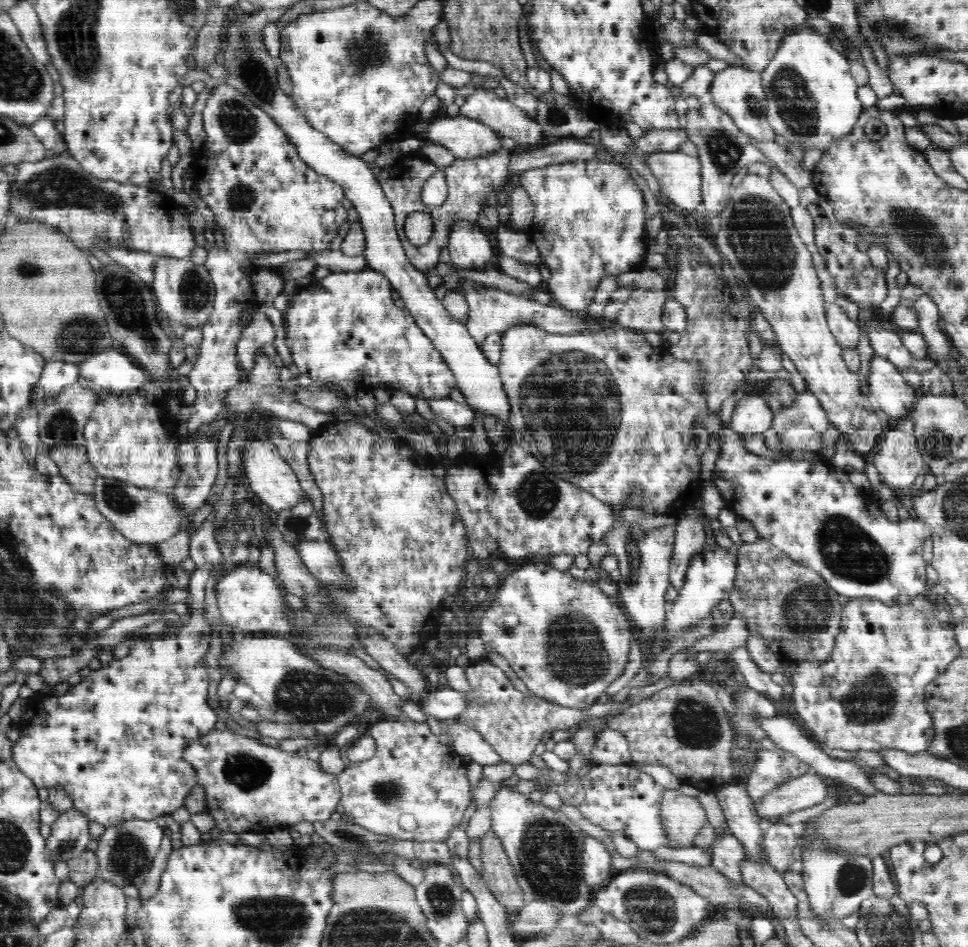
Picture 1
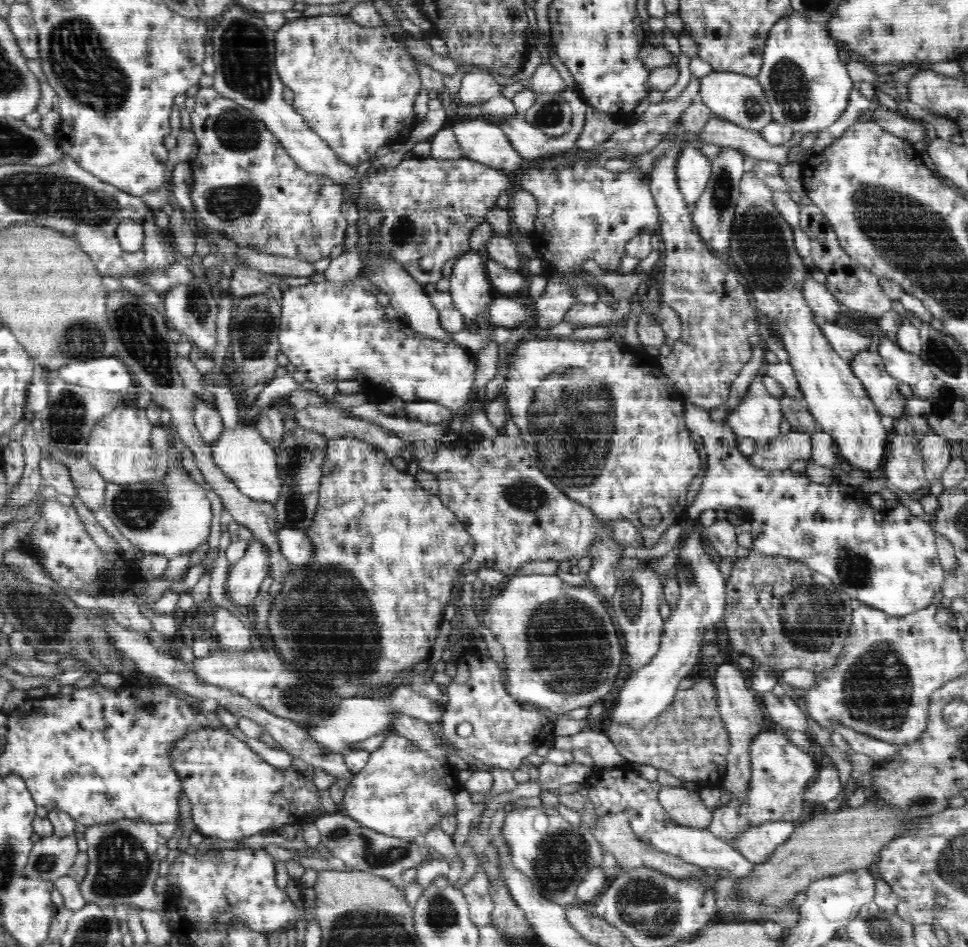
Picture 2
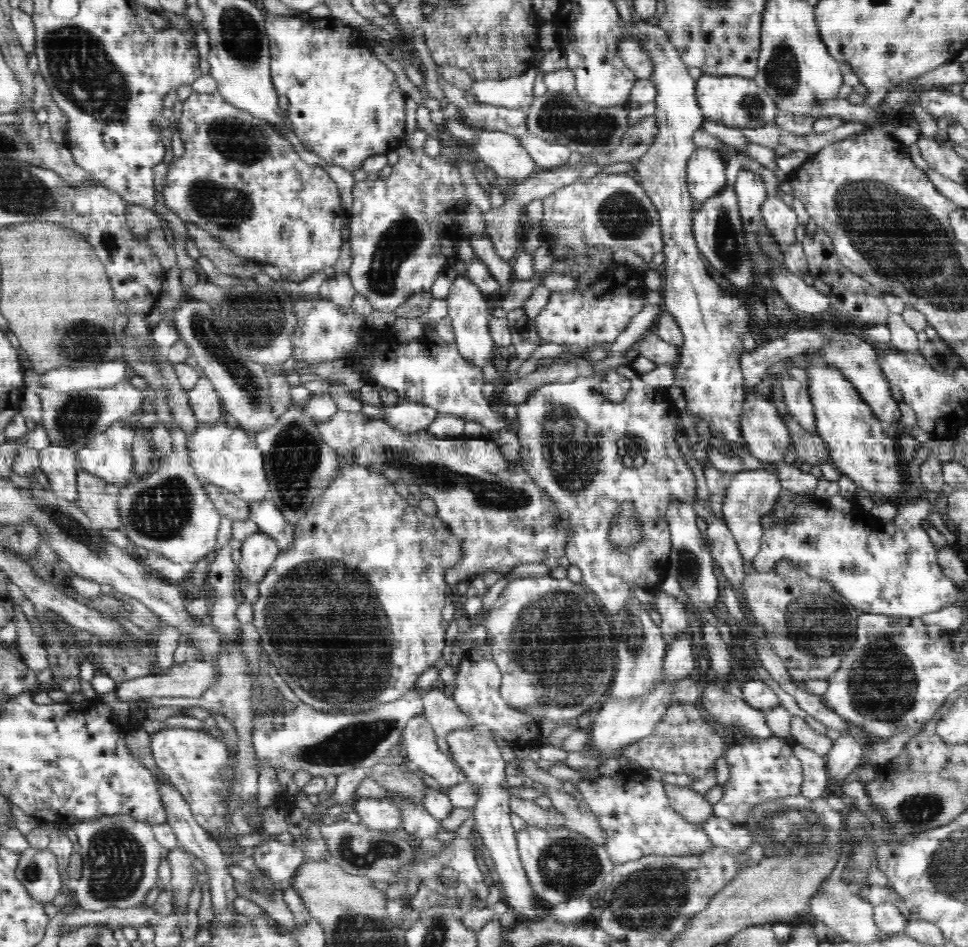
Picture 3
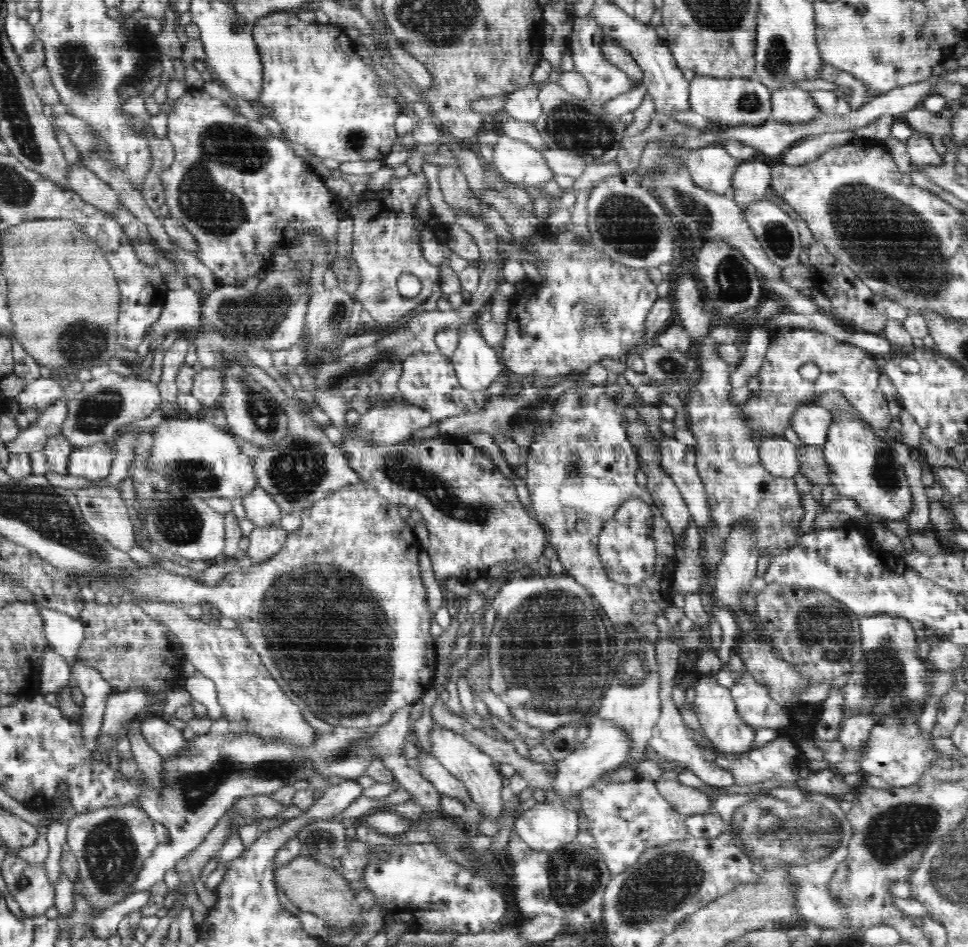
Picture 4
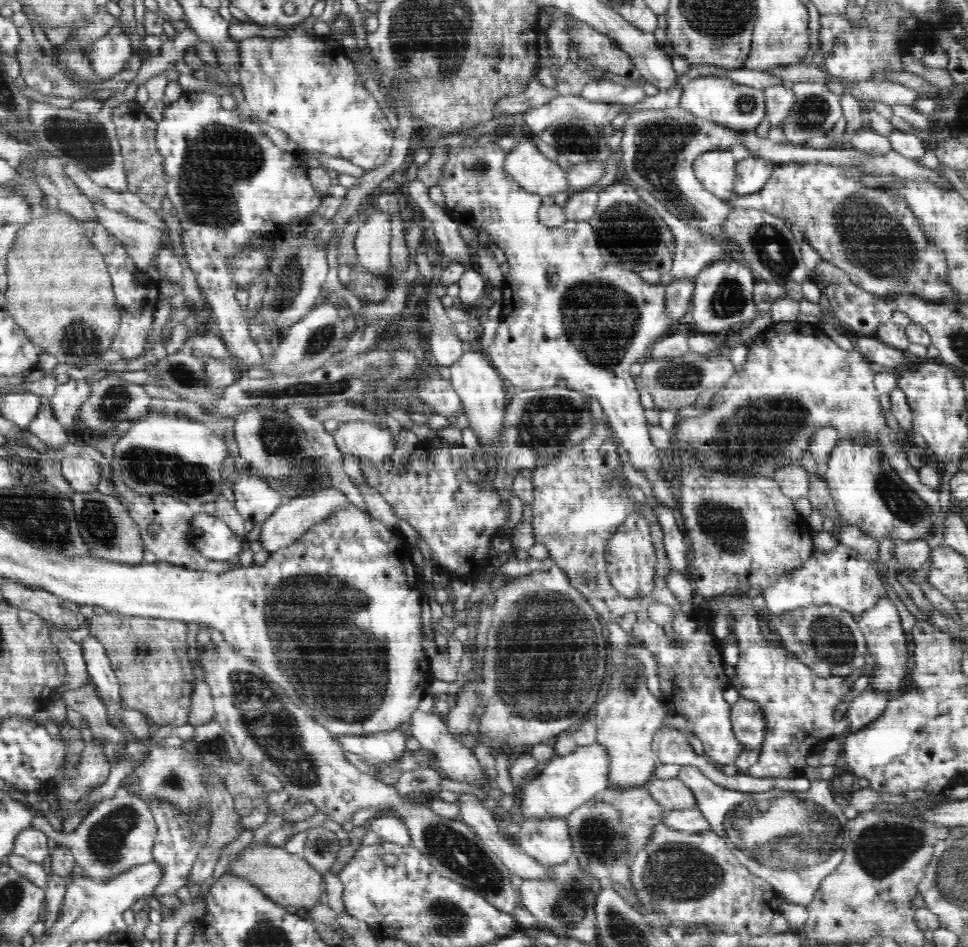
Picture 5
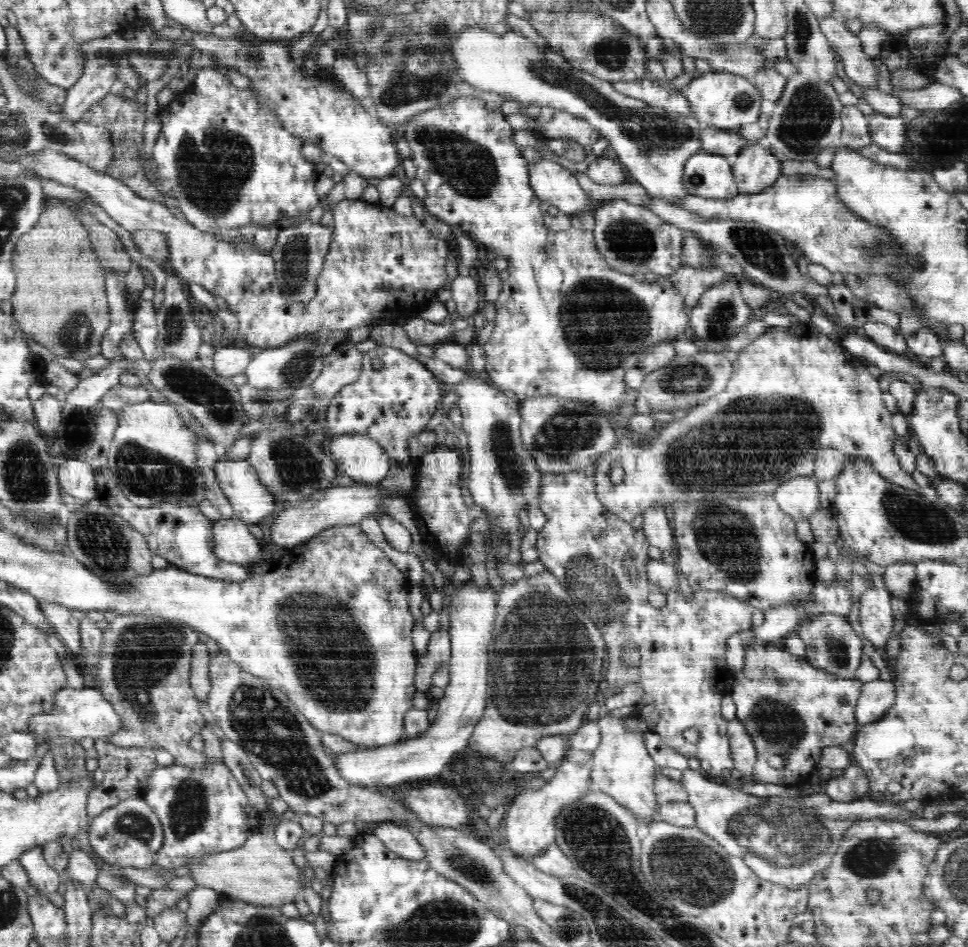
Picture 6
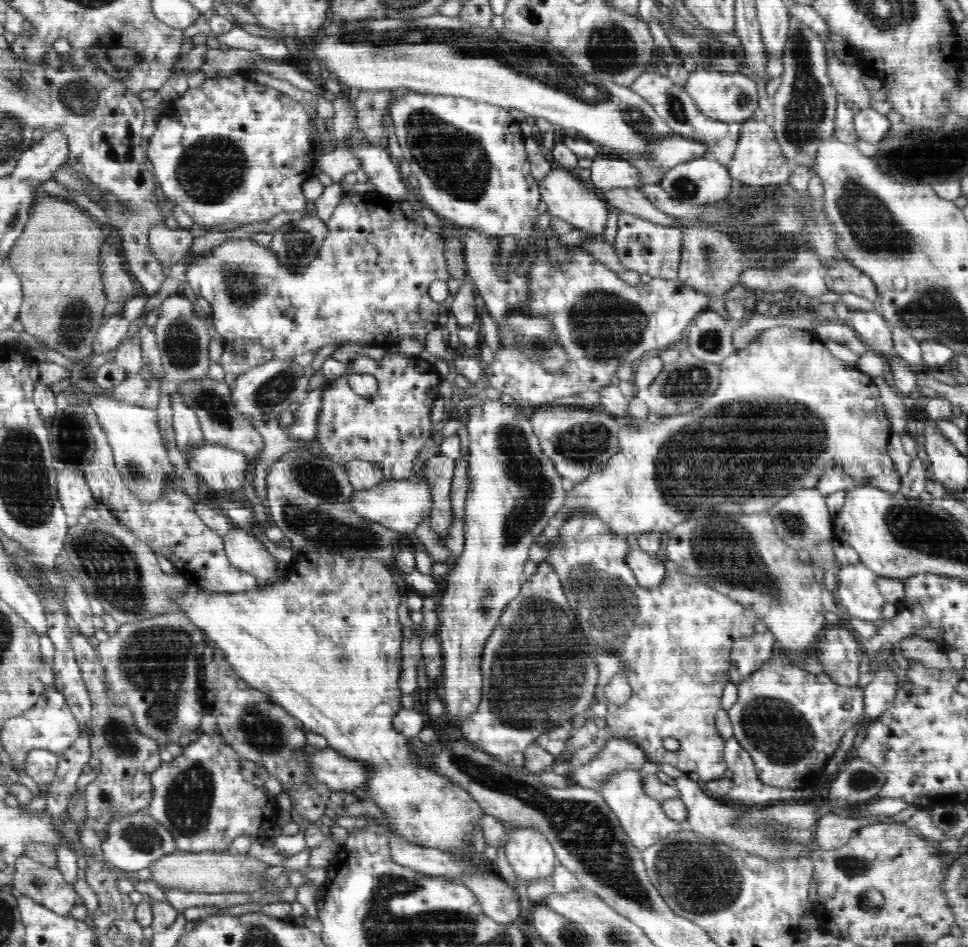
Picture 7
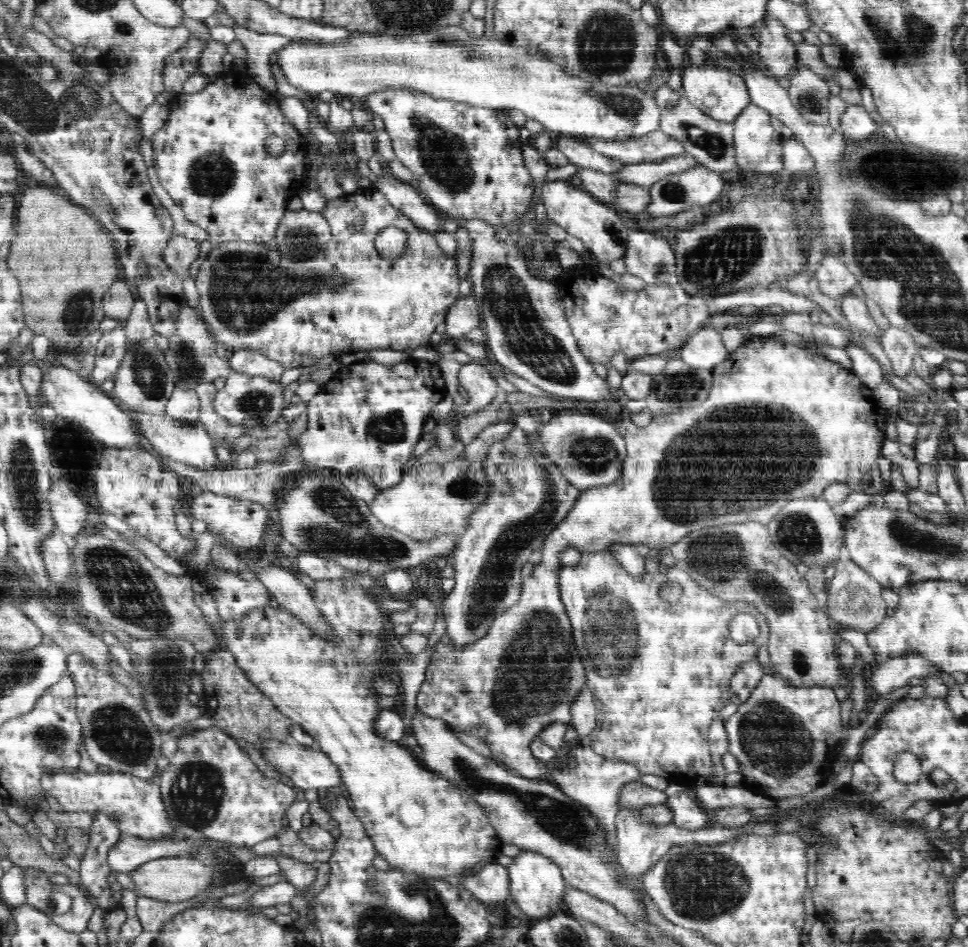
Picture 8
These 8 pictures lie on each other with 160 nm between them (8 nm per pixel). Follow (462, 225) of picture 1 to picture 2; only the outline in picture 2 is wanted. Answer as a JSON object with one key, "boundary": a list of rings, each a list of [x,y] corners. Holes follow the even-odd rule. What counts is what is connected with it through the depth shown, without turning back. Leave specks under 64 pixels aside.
{"boundary":[[[478,250],[464,252],[455,264],[450,274],[450,288],[448,292],[452,296],[454,309],[464,315],[464,321],[468,329],[466,333],[470,337],[476,333],[478,322],[476,317],[488,316],[489,306],[492,302],[490,281],[486,275],[485,264],[478,253]]]}

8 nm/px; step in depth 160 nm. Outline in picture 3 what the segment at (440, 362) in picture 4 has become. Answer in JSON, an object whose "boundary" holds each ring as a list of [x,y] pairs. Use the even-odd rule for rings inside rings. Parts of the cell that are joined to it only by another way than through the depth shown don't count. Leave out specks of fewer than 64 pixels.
{"boundary":[[[294,292],[291,293],[291,300],[297,315],[297,325],[295,329],[295,338],[292,340],[295,344],[294,358],[298,360],[299,365],[311,367],[312,364],[320,362],[334,361],[337,359],[347,359],[352,367],[360,365],[363,370],[361,376],[365,382],[374,382],[382,388],[392,388],[396,390],[400,401],[410,400],[411,402],[421,403],[430,406],[438,414],[458,416],[466,422],[475,421],[480,423],[487,432],[504,432],[506,430],[506,418],[499,412],[492,411],[490,402],[487,402],[482,390],[484,390],[484,377],[482,368],[472,366],[469,362],[462,359],[456,346],[440,346],[424,336],[414,339],[409,344],[400,344],[394,337],[390,328],[386,330],[377,330],[372,326],[367,326],[367,316],[357,316],[354,314],[352,305],[344,311],[330,301],[322,301],[320,296],[315,296],[311,300],[298,297]],[[371,361],[373,366],[367,369],[363,362]]]}

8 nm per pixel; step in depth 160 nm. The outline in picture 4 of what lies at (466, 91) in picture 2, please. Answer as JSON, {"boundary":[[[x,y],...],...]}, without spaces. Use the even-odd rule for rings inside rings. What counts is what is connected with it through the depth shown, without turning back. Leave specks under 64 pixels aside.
{"boundary":[[[533,83],[508,94],[504,112],[509,117],[534,125],[542,114],[542,103],[538,100],[538,93],[542,85]]]}

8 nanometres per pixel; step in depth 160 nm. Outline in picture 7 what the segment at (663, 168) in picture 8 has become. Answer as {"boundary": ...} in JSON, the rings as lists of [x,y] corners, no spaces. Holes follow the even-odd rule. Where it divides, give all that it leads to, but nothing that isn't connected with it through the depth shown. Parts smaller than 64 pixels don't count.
{"boundary":[[[598,158],[591,164],[589,184],[596,191],[611,188],[637,188],[640,182],[640,171],[627,160],[618,158]]]}

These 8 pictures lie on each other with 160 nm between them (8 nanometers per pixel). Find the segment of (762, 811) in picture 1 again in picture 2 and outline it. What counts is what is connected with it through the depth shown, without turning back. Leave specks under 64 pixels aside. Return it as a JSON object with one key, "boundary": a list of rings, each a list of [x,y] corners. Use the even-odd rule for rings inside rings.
{"boundary":[[[836,766],[820,768],[817,777],[805,789],[805,802],[821,808],[843,791],[838,768]]]}

